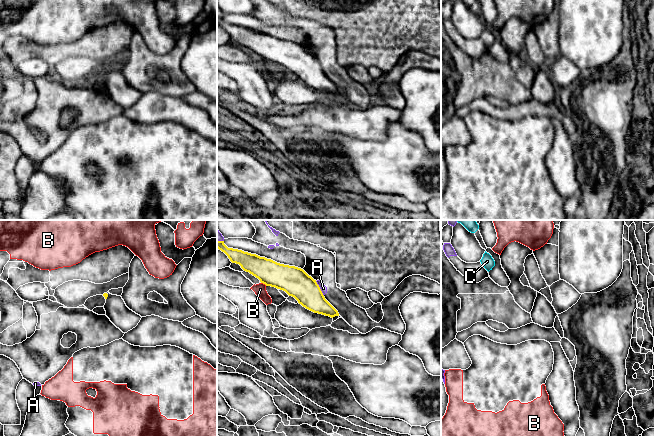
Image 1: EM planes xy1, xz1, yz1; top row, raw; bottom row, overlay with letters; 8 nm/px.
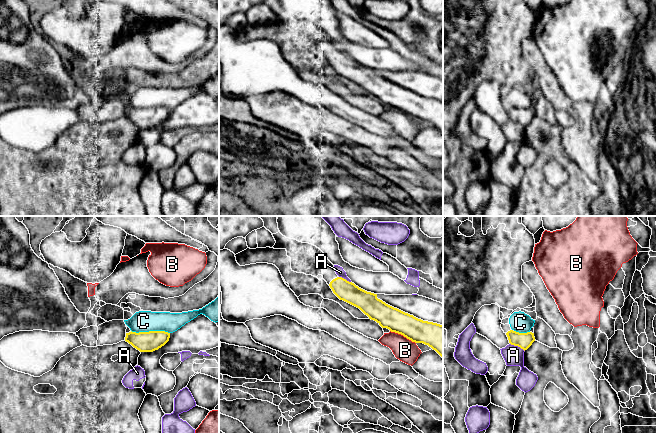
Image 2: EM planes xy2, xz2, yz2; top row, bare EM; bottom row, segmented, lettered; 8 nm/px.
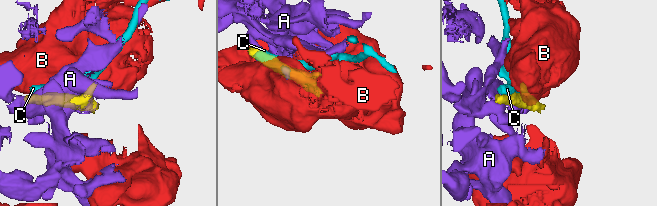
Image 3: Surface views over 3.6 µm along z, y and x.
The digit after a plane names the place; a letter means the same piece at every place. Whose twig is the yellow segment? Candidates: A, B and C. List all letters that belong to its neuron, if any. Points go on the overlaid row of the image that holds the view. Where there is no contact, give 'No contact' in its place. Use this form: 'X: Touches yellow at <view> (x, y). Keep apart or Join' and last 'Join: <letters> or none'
A: Touches yellow at yz2 (517, 345). Keep apart
B: Touches yellow at xz2 (403, 335). Keep apart
C: Touches yellow at xy2 (150, 331). Keep apart
Join: none

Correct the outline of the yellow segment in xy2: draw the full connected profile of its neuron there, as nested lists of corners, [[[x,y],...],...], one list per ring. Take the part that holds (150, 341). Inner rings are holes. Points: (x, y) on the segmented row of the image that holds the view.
[[[165,331],[129,332],[125,341],[140,352],[153,352],[164,346],[170,338],[170,333]]]

